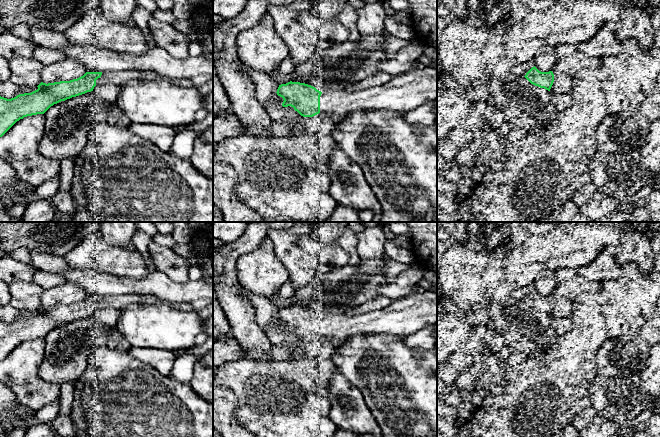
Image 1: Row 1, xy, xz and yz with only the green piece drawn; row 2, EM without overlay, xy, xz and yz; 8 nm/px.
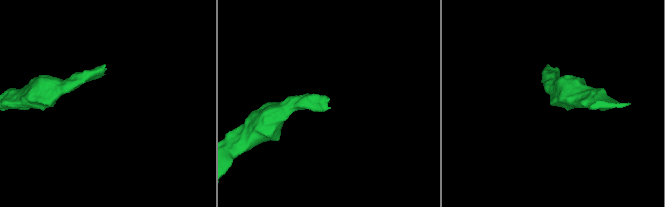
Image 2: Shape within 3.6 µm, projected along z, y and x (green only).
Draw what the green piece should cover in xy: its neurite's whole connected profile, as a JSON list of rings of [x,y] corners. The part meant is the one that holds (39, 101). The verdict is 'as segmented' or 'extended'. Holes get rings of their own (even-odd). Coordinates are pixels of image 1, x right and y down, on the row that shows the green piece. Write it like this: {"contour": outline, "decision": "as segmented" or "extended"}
{"contour": [[[122,70],[116,72],[86,72],[70,81],[41,82],[31,93],[7,99],[0,96],[0,137],[17,121],[27,116],[44,114],[51,106],[72,97],[93,91],[96,85],[113,83],[119,87],[132,81],[167,80],[178,86],[196,86],[191,78],[173,79],[152,70]]], "decision": "extended"}

